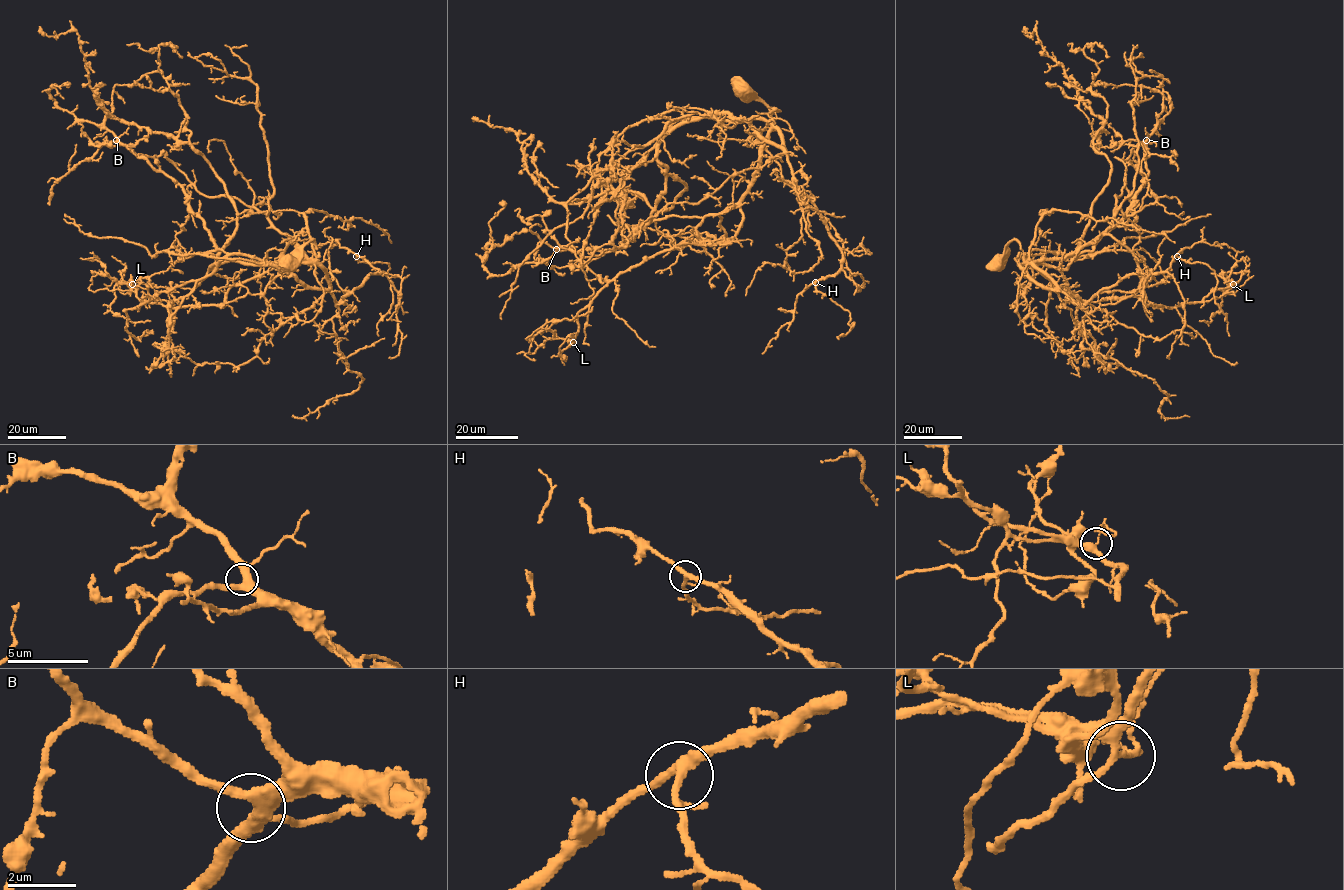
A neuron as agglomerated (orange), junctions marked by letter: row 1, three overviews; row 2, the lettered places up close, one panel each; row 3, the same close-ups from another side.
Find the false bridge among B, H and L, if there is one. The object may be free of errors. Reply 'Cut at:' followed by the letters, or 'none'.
Cut at: L

